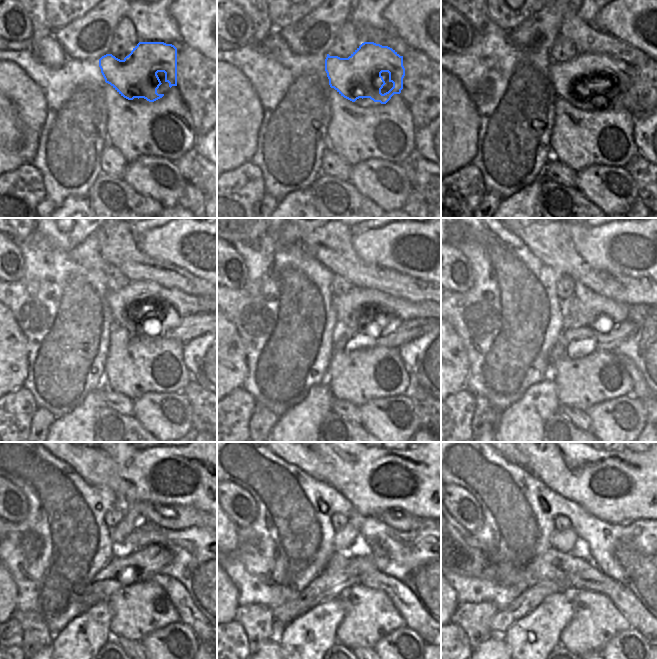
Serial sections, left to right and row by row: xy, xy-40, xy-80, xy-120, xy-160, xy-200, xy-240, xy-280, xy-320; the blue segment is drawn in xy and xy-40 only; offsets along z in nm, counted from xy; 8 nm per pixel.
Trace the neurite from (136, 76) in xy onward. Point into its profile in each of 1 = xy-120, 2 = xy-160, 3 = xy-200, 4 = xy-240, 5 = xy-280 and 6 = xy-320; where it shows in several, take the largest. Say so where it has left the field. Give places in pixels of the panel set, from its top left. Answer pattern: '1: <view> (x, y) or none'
1: xy-120 (138, 302)
2: xy-160 (360, 306)
3: xy-200 (585, 310)
4: xy-240 (143, 536)
5: xy-280 (359, 547)
6: xy-320 (581, 549)

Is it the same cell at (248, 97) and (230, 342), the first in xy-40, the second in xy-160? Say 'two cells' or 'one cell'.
one cell

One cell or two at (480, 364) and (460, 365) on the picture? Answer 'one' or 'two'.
two

